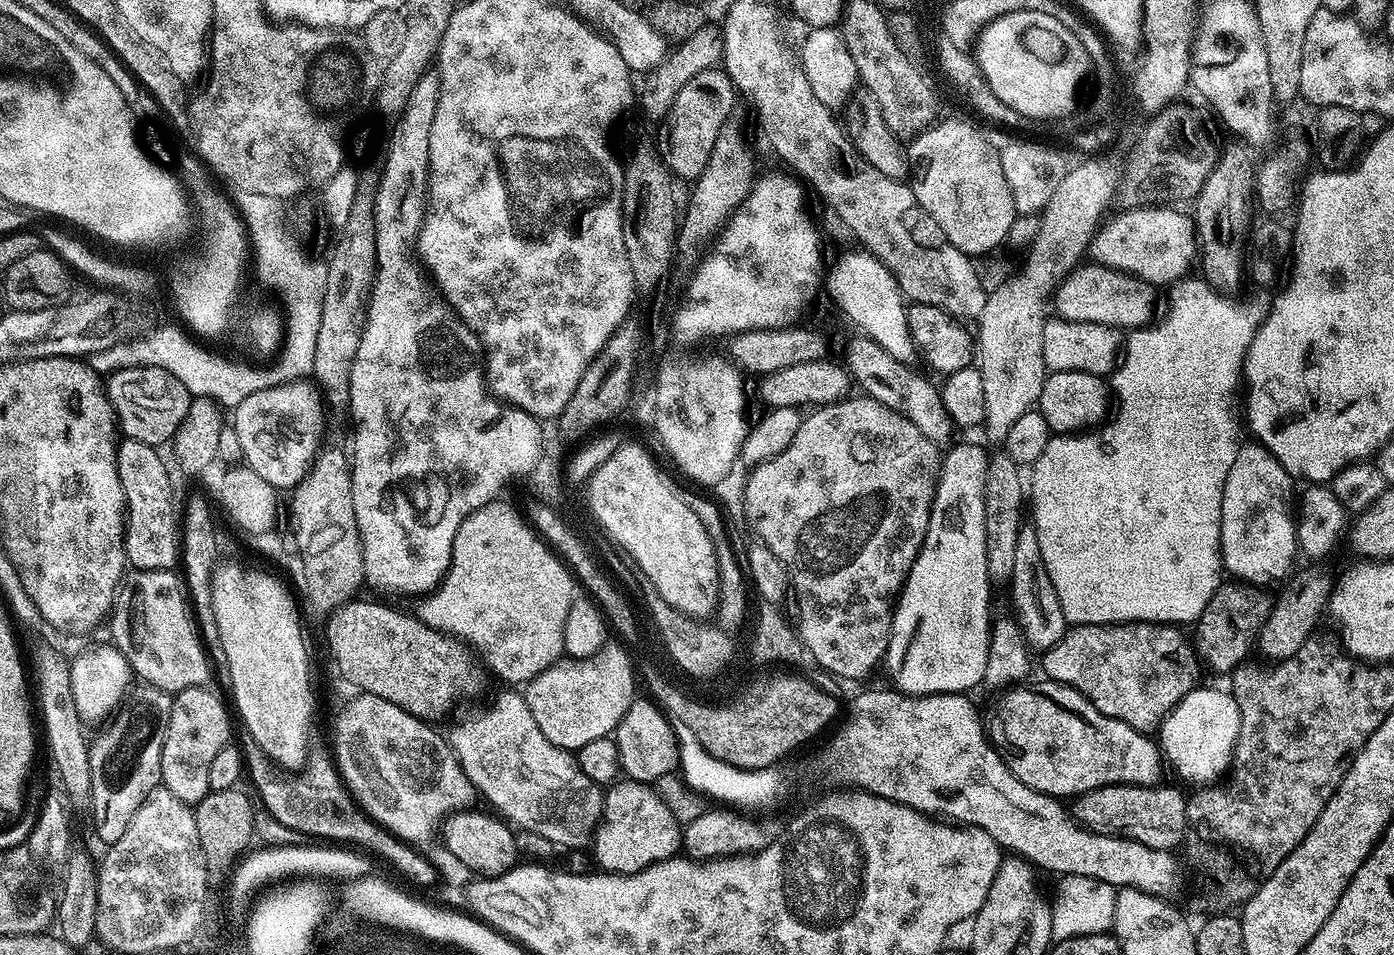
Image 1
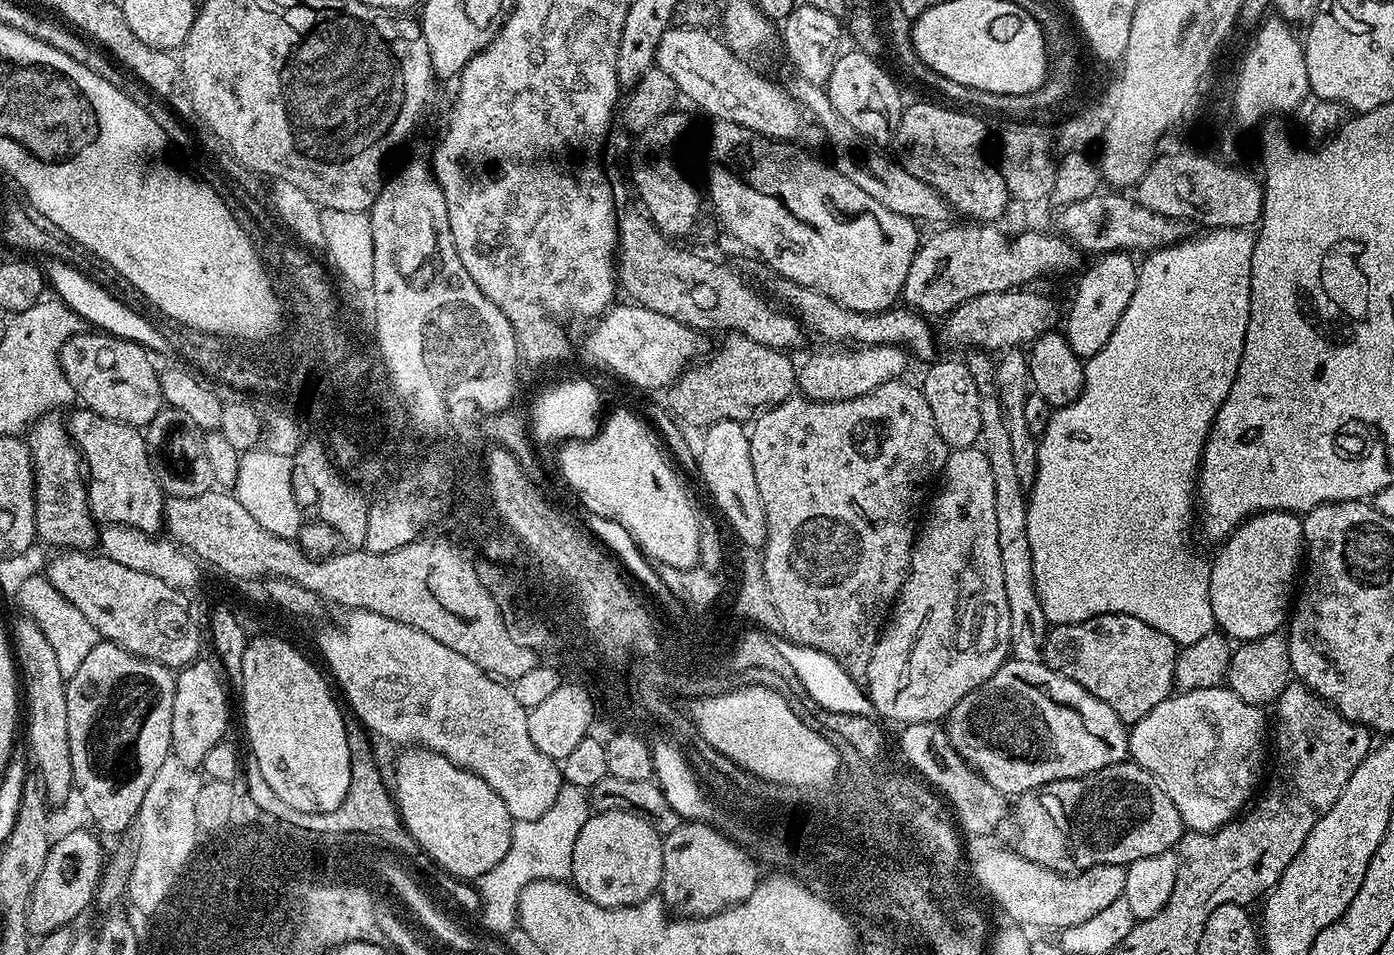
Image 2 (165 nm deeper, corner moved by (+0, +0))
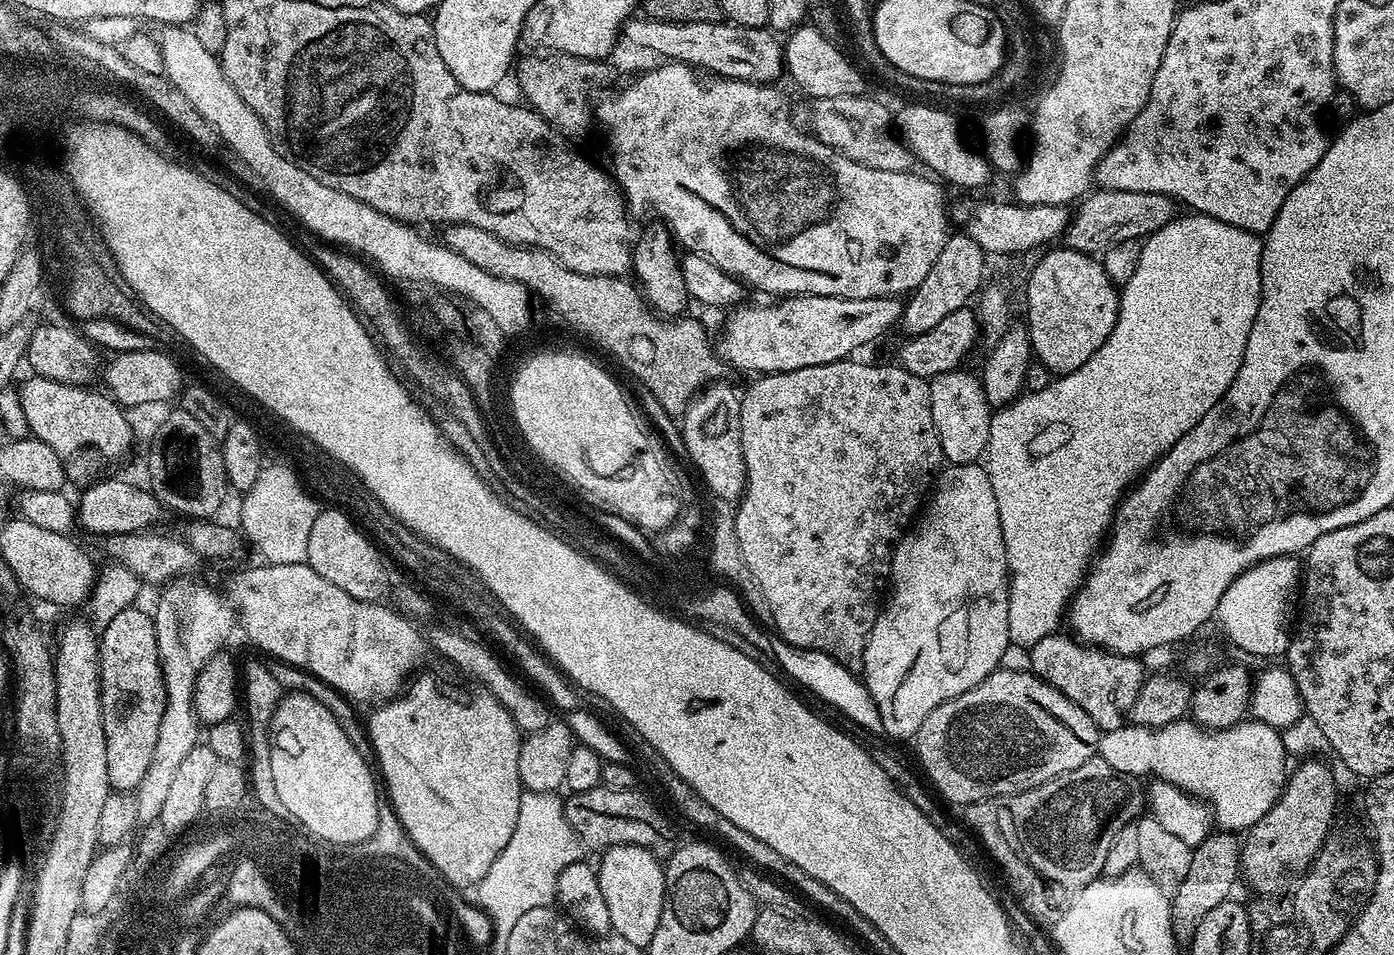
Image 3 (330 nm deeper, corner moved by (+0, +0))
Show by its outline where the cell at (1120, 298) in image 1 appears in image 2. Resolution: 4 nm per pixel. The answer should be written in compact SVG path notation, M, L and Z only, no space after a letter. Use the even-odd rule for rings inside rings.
M1013 290L1010 292L995 292L994 294L978 294L978 298L970 298L966 302L957 304L956 309L953 312L949 312L947 316L943 317L942 324L944 324L944 336L942 332L942 340L948 344L953 344L956 348L968 349L981 349L981 350L993 350L992 348L1000 348L999 350L1015 349L1017 346L1031 345L1033 340L1037 340L1040 336L1046 335L1048 332L1053 331L1057 327L1056 319L1061 319L1062 312L1056 309L1056 304L1048 296L1043 296L1040 292L1028 292L1032 290Z

